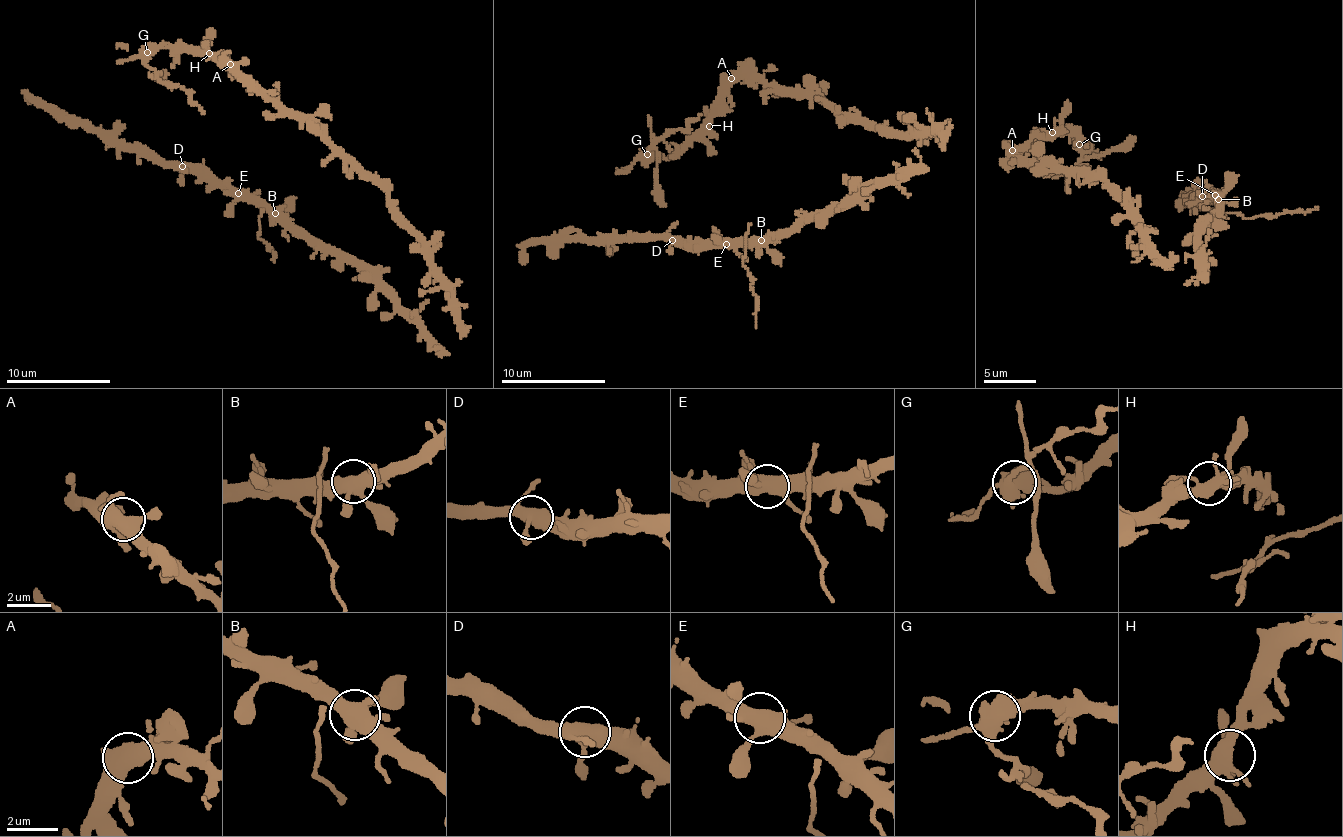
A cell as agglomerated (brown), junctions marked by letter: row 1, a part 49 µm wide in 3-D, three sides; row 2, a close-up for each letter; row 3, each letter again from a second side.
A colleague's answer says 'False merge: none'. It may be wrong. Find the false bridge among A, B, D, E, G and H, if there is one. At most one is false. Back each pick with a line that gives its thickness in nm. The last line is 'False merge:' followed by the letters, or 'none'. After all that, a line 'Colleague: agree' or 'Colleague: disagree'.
G: Thickness 600 nm
False merge: G
Colleague: disagree

